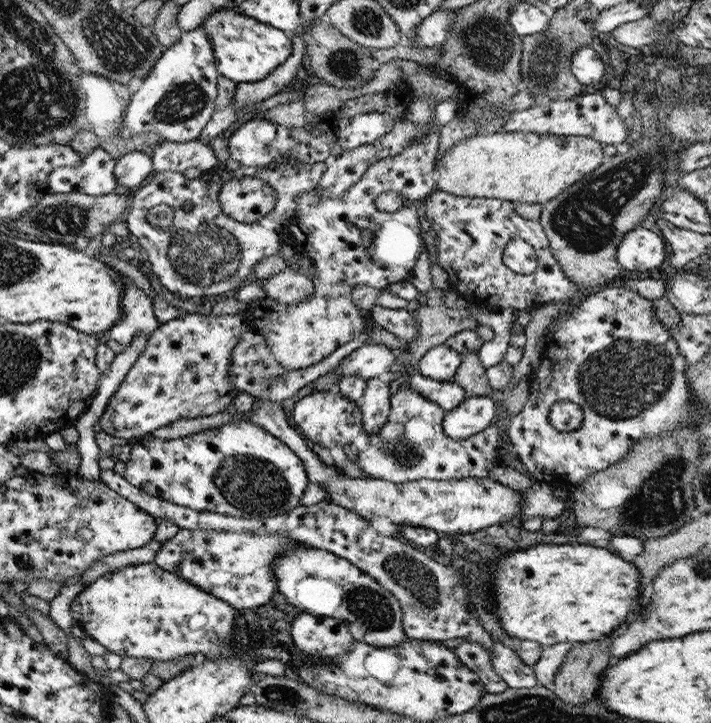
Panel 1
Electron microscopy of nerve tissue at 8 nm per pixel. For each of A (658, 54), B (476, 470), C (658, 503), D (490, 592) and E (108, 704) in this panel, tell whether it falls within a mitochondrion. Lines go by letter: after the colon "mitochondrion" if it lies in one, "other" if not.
A: other
B: other
C: mitochondrion
D: other
E: other

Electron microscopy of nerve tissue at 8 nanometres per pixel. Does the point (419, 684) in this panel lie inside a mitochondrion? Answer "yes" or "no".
no

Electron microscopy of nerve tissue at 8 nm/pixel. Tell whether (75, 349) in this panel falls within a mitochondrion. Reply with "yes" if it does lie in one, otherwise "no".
no

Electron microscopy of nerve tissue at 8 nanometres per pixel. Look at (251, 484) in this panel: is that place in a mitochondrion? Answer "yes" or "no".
yes

